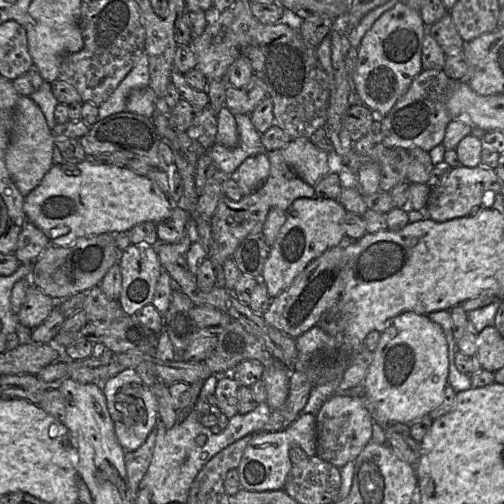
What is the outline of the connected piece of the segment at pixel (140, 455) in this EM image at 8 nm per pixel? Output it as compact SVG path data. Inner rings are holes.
M155 425L145 442L137 450L125 452L124 461L127 478L131 489L131 497L134 500L140 490L139 484L147 472L152 460L156 436L157 429Z

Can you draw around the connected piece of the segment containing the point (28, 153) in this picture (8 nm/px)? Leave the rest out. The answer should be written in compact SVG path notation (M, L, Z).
M20 96L16 105L10 142L5 154L5 164L12 181L24 197L40 184L45 174L54 165L54 147L55 136L48 127L40 107L30 96Z

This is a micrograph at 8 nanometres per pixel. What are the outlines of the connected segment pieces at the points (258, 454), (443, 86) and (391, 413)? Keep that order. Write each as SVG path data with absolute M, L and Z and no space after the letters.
M302 412L297 419L284 430L254 433L236 468L240 489L262 492L282 490L287 474L293 466L289 457L289 450L293 446L299 446L308 457L316 455L315 415Z
M443 69L422 70L413 79L406 93L381 118L381 143L386 147L402 147L406 150L419 147L426 152L441 144L446 126L452 119L446 105L452 82L454 80Z
M413 312L388 319L363 380L372 419L389 426L390 423L410 424L427 415L442 403L447 377L447 340L438 325L426 315Z

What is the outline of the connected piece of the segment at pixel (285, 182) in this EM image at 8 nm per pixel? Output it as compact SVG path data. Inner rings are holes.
M271 150L271 151L268 151L266 152L267 153L267 156L269 158L269 162L270 162L270 172L269 172L269 175L266 179L266 181L256 190L254 191L253 193L249 194L249 195L246 195L246 196L243 196L243 198L239 201L232 201L230 200L229 198L227 197L222 197L218 203L218 206L214 212L214 214L212 215L211 219L210 219L210 225L211 225L211 231L212 231L212 238L213 238L213 241L212 241L212 244L210 246L210 249L208 250L208 259L210 259L212 261L212 263L214 264L214 267L215 267L215 272L216 272L216 266L223 266L225 260L229 257L232 257L234 251L236 250L236 248L238 247L238 245L242 242L242 240L249 234L251 233L260 233L262 232L262 229L263 229L263 225L264 225L264 222L266 220L266 217L267 217L267 214L269 212L269 210L271 208L278 208L282 211L286 211L288 209L288 207L292 204L292 202L298 198L302 198L302 197L305 197L305 198L313 198L315 197L315 190L314 190L314 187L309 185L308 183L306 183L305 181L303 181L292 169L291 167L285 162L283 156L282 156L282 153L281 153L281 150Z

